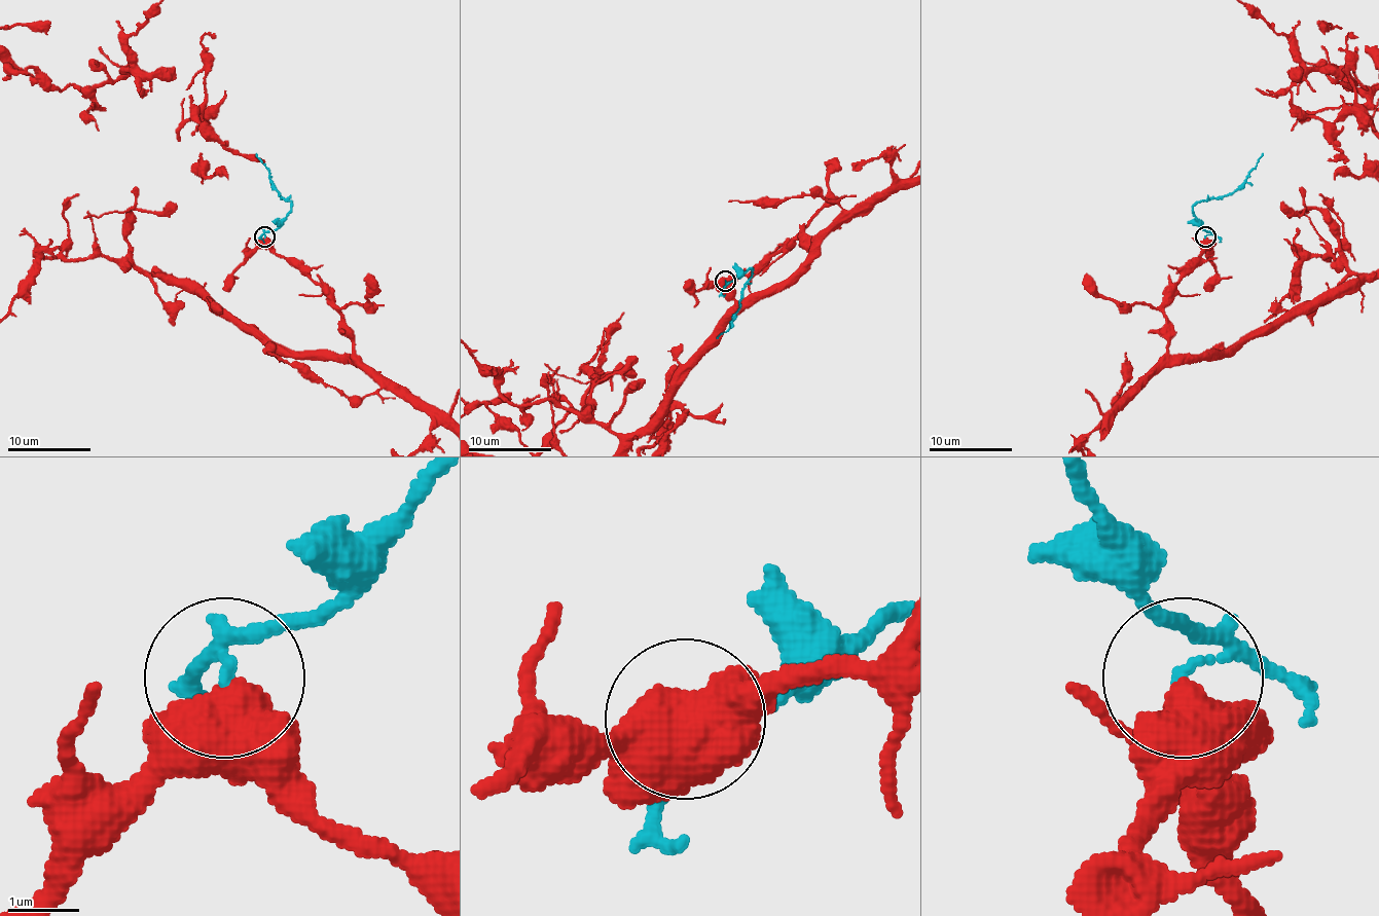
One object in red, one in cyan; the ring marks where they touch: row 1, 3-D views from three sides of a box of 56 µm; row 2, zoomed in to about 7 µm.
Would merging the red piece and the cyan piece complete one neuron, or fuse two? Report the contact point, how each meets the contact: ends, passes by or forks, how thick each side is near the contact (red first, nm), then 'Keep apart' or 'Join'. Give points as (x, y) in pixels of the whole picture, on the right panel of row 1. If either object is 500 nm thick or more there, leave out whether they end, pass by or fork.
Place: (1205, 236). Thickness 700 nm (red) against 100 nm. Keep apart

